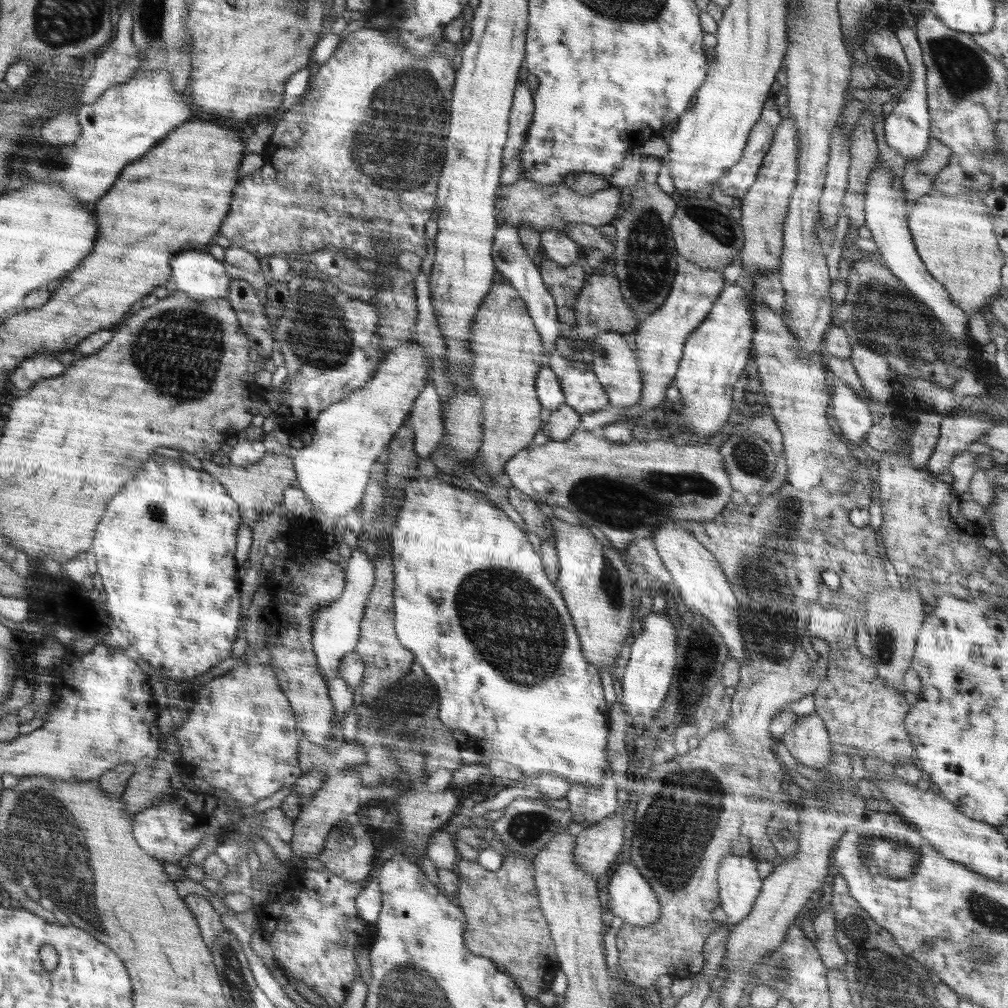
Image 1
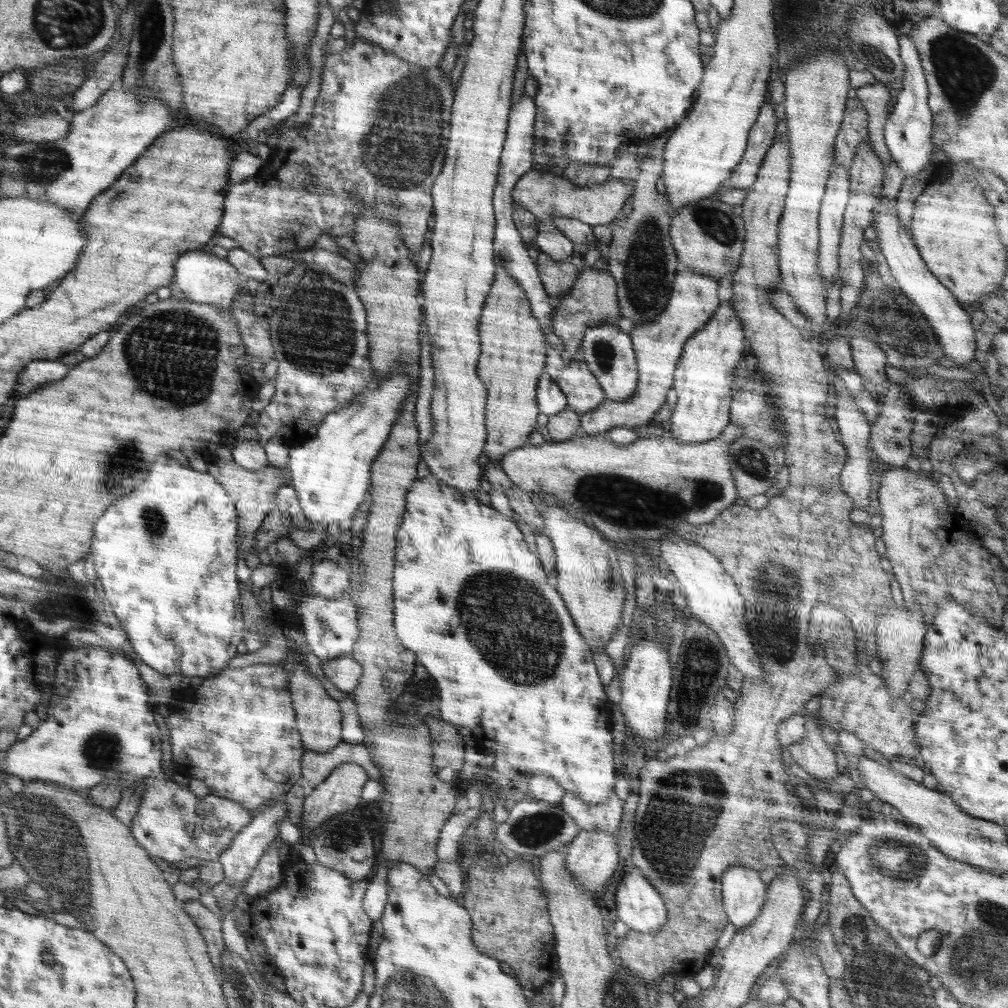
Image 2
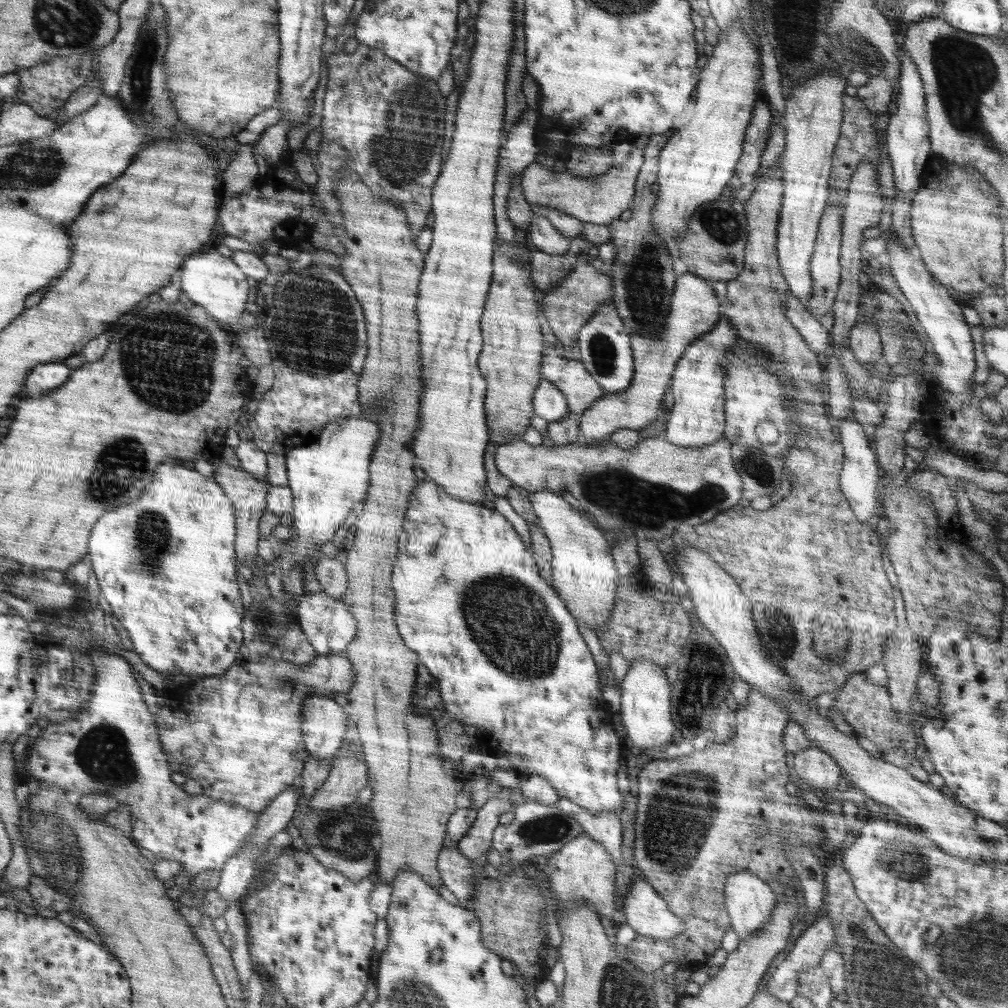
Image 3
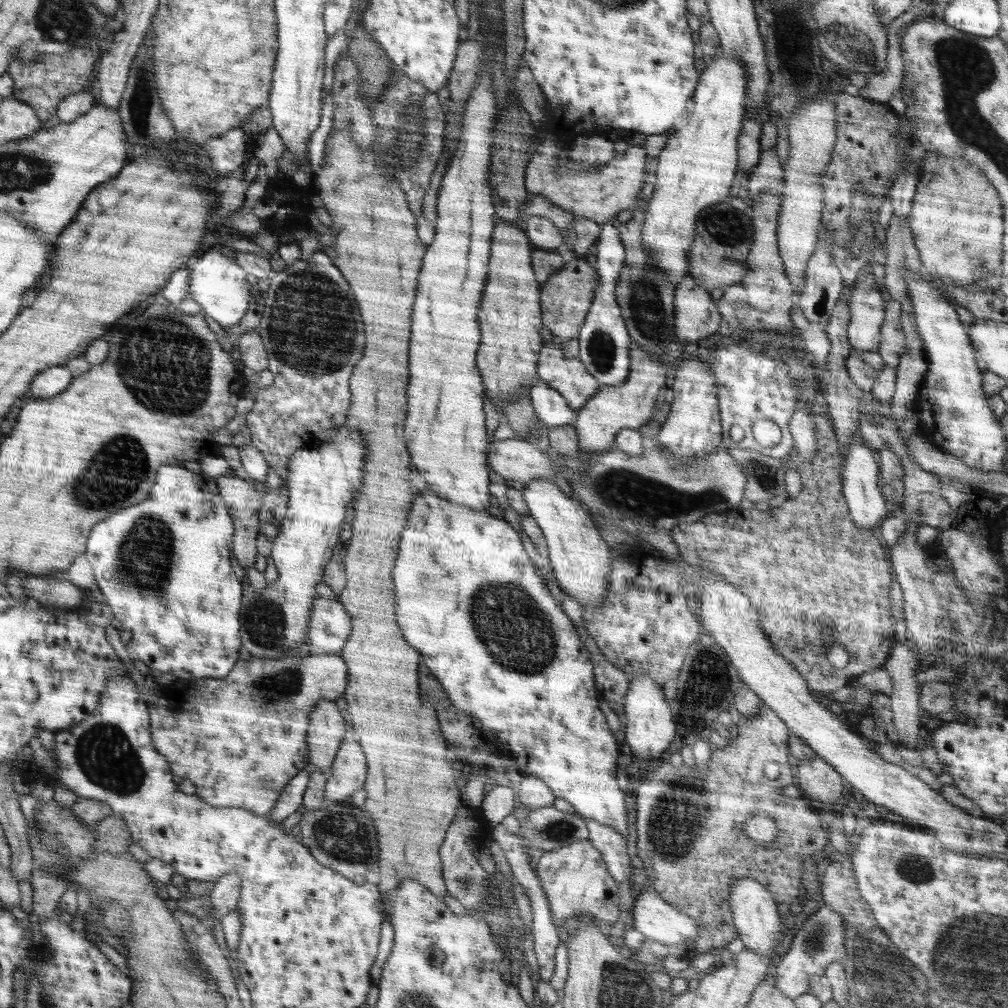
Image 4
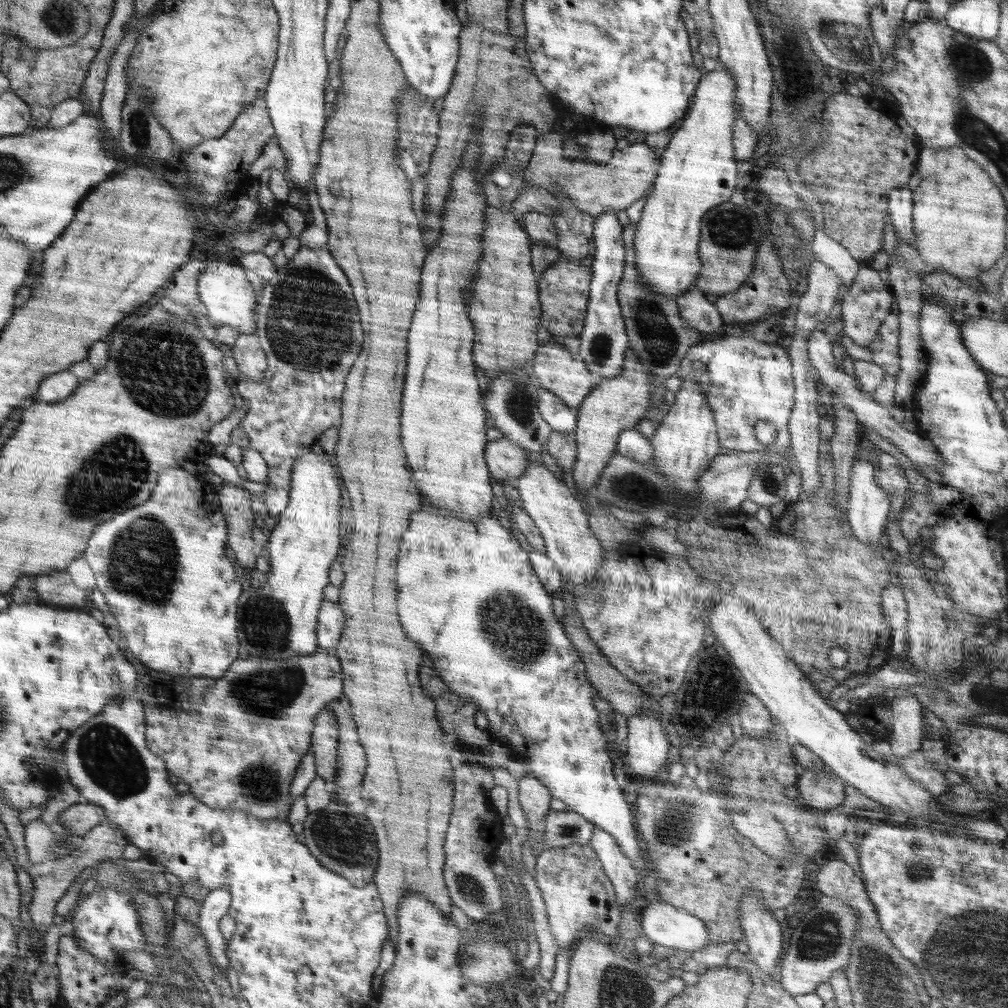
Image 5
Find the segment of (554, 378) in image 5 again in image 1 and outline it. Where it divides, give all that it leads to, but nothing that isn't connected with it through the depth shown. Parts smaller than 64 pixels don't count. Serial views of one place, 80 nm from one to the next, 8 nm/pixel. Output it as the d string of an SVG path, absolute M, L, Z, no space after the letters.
M557 350L550 353L548 365L560 384L564 403L581 415L604 410L609 405L609 398L592 368L578 358L567 358Z

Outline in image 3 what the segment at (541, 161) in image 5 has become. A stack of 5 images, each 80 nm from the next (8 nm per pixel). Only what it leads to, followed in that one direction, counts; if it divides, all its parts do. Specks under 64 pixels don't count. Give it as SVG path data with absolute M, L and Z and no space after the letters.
M633 147L624 164L612 166L606 174L583 176L581 173L570 174L567 171L556 172L534 161L521 174L521 189L526 202L531 206L544 206L573 216L583 223L609 225L619 220L620 214L630 208L635 195L635 182L645 156L644 149Z

